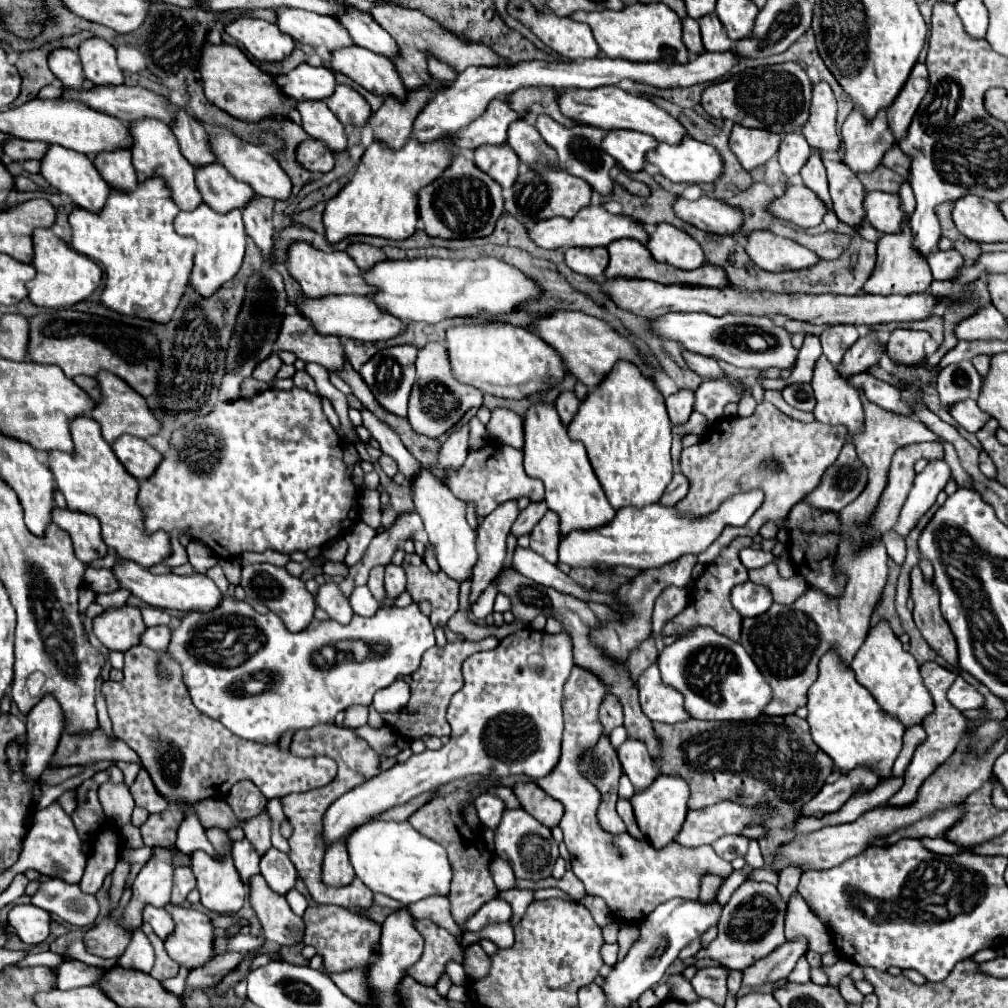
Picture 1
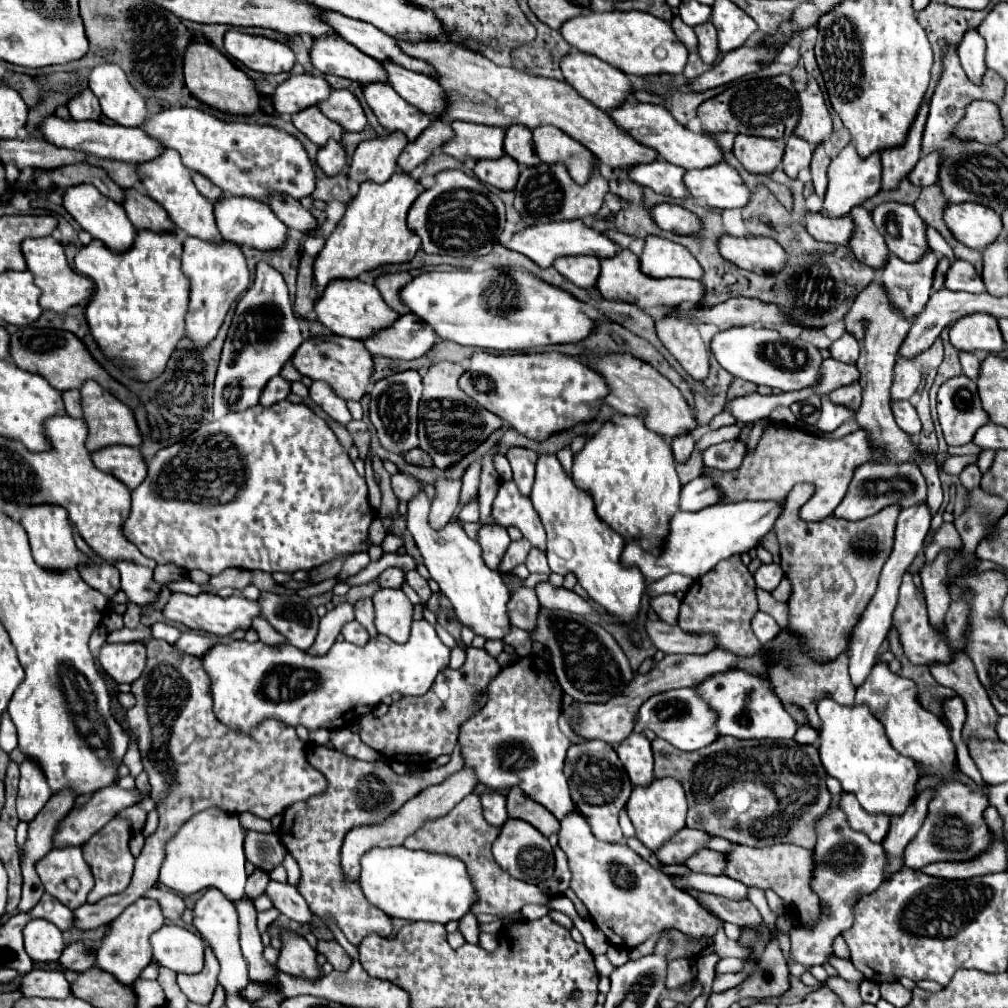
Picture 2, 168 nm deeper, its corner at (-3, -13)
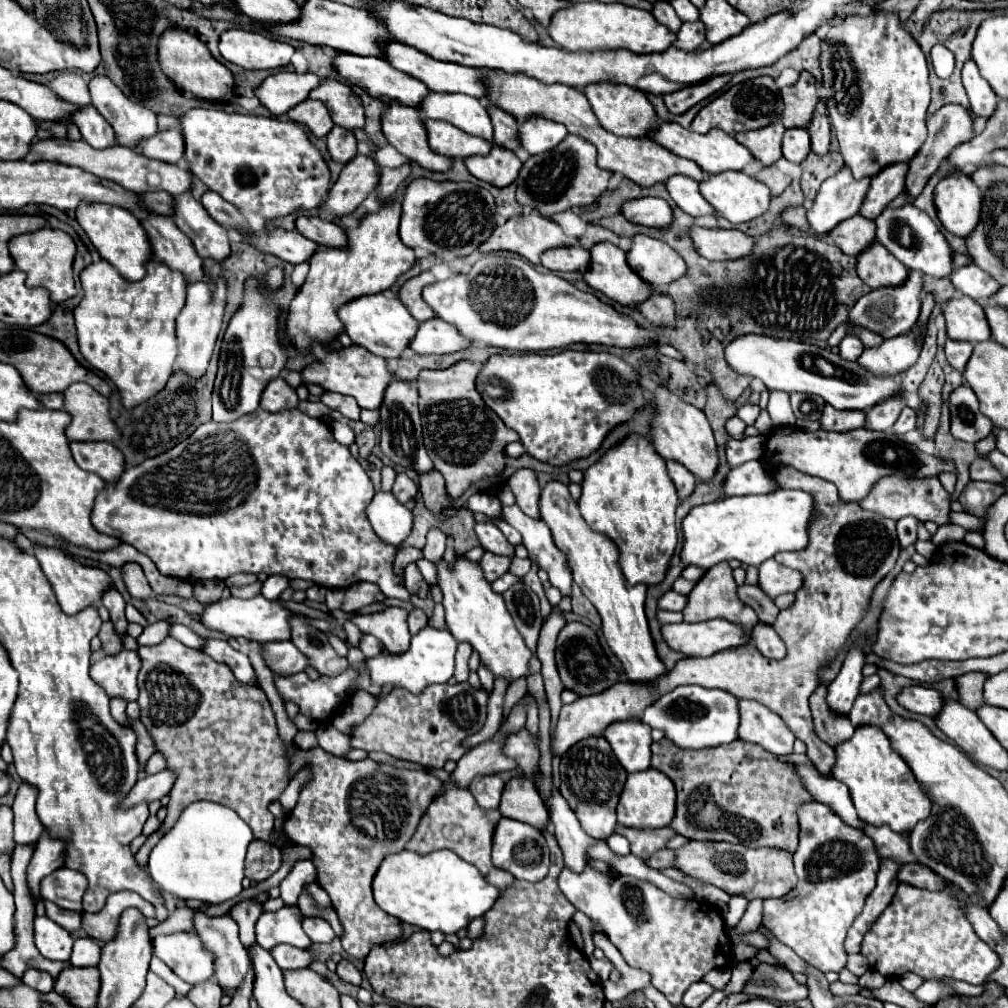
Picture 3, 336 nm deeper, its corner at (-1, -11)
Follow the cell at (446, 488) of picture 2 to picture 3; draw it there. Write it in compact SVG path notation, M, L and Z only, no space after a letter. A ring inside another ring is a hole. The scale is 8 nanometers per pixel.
M437 527L429 529L427 533L427 545L423 547L423 557L429 559L431 563L439 561L443 557L443 551L445 551L445 533Z

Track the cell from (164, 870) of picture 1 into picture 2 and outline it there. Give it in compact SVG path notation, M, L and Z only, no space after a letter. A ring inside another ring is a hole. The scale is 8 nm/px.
M137 899L135 903L131 903L109 927L109 933L105 935L105 939L101 941L101 947L97 951L97 965L103 971L109 971L119 983L123 983L125 987L133 987L135 981L139 979L141 971L151 963L151 947L149 947L149 935L155 933L157 929L161 929L165 923L157 903L153 903L151 899Z

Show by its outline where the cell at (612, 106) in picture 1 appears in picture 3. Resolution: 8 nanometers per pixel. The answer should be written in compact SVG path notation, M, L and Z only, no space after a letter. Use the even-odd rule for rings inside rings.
M661 121L659 127L649 133L649 137L651 137L653 141L657 141L659 145L663 145L665 149L673 151L675 155L695 161L705 173L721 173L721 171L729 171L729 169L739 171L739 169L743 169L747 163L753 161L753 155L751 155L747 149L743 149L743 145L739 145L739 143L735 141L735 137L731 137L729 133L719 131L719 129L711 129L709 133L701 135L701 133L695 133L695 131L689 131L689 129L681 127L681 125L675 123L675 121L671 121L671 123Z

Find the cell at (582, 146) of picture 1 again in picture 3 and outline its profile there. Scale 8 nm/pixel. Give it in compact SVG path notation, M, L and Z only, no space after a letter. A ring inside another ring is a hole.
M531 117L527 123L519 127L519 139L531 155L555 149L565 137L567 137L565 125L547 121L543 117Z

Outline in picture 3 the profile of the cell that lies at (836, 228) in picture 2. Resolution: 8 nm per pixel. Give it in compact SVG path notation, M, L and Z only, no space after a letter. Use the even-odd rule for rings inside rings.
M855 215L843 225L827 233L827 241L835 243L847 255L859 255L871 241L875 241L875 223L863 215Z

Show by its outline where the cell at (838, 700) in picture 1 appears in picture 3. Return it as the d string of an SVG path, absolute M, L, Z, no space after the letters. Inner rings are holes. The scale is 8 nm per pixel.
M859 725L853 737L835 745L835 765L831 777L849 787L853 805L859 817L871 825L889 825L893 831L911 831L917 821L925 819L931 811L931 801L915 781L911 769L901 755L891 749L889 739L873 725Z

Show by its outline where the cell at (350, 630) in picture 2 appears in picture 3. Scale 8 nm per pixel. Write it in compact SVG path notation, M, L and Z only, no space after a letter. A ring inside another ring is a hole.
M363 633L361 639L359 639L359 649L363 651L365 657L375 657L377 653L383 651L383 643L381 643L377 637Z

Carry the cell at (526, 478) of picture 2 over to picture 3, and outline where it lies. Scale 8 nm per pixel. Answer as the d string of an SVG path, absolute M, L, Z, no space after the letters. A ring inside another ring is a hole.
M519 469L509 477L509 487L515 495L517 505L529 517L539 517L539 481L533 469Z

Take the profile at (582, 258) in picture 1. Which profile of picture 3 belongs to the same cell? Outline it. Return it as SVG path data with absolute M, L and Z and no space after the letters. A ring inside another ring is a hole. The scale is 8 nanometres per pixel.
M555 247L541 255L541 265L555 273L585 273L591 263L591 253L583 247Z

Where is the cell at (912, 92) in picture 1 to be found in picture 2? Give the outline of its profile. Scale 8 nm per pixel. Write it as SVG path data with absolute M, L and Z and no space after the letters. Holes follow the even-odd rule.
M923 105L909 131L909 139L905 141L905 145L895 147L893 151L881 153L881 163L883 163L881 189L885 191L897 189L899 183L909 175L909 171L913 171L913 167L917 165L917 159L921 159L921 137L923 137L925 119L927 119L927 111Z

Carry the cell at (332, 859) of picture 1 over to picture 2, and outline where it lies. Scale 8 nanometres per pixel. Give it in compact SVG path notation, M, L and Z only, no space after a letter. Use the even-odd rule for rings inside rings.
M463 767L461 771L449 775L443 783L427 787L425 791L421 791L417 797L413 797L411 801L407 801L393 817L389 817L383 825L369 825L369 827L357 827L353 831L347 833L343 849L341 849L341 861L343 861L343 869L349 877L357 877L361 871L361 857L373 849L373 847L399 847L403 845L403 841L417 831L423 823L427 823L429 819L437 819L441 815L445 815L449 809L453 809L463 797L467 797L469 793L473 793L473 789L477 787L477 775L471 767Z

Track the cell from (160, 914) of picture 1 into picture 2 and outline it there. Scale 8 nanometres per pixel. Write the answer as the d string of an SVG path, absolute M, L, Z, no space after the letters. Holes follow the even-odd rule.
M165 923L161 933L153 933L149 941L153 947L153 959L159 965L187 975L195 975L203 969L205 943L187 927Z

